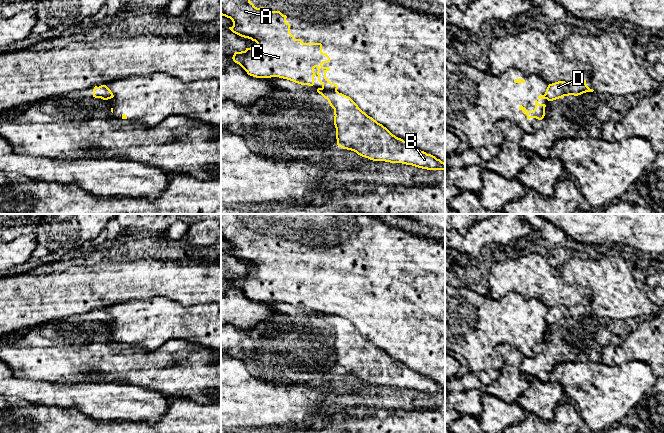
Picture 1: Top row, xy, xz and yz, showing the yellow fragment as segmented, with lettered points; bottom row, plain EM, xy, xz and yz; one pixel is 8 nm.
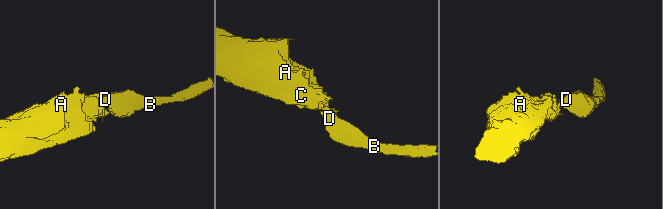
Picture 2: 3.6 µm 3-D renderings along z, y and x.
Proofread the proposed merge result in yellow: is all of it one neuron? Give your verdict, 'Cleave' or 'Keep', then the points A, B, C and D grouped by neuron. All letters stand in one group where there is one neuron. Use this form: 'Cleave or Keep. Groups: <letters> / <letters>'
Cleave. Groups: A C / B D

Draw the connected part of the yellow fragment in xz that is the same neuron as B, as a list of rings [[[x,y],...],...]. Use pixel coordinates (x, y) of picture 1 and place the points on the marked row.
[[[318,88],[334,109],[337,145],[373,161],[402,163],[427,170],[445,170],[445,163],[410,146],[363,112],[348,96]]]

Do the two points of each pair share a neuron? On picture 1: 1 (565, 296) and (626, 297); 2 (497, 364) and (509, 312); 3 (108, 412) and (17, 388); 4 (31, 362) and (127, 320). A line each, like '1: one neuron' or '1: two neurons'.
1: two neurons
2: one neuron
3: one neuron
4: two neurons

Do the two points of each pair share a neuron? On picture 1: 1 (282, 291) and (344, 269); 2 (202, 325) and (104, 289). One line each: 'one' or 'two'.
1: one
2: two

